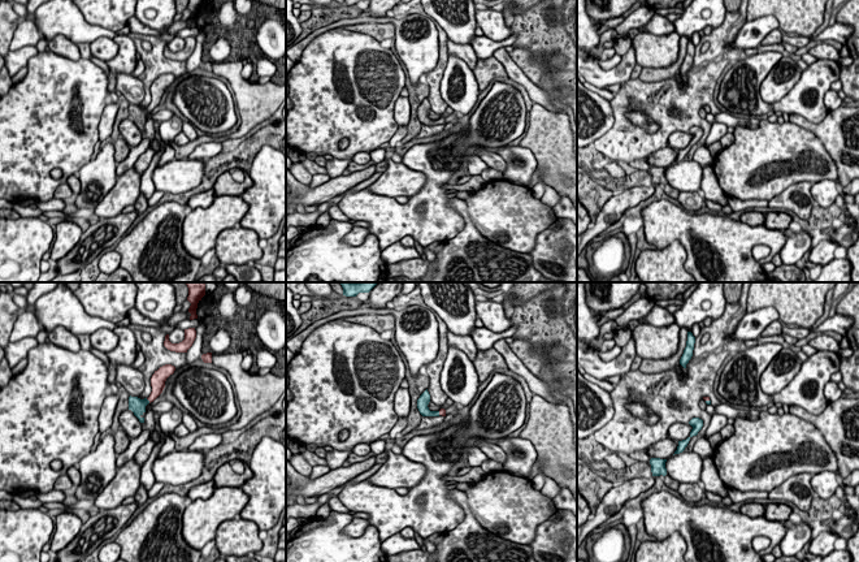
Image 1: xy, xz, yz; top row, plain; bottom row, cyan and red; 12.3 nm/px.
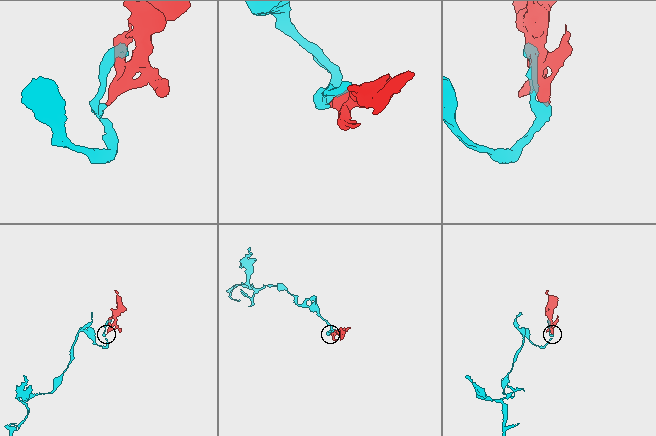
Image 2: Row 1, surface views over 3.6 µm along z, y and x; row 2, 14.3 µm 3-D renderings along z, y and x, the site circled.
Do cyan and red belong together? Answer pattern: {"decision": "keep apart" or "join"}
{"decision": "join"}

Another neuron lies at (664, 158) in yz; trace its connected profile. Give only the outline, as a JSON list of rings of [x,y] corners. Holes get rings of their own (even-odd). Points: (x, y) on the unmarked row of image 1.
[[[667,146],[651,154],[648,157],[646,157],[646,161],[651,167],[668,168],[674,163],[674,160],[677,159],[677,155],[678,155],[678,151],[674,151],[673,148]]]

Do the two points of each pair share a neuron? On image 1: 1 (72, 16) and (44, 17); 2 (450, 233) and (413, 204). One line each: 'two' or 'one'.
1: one
2: one

